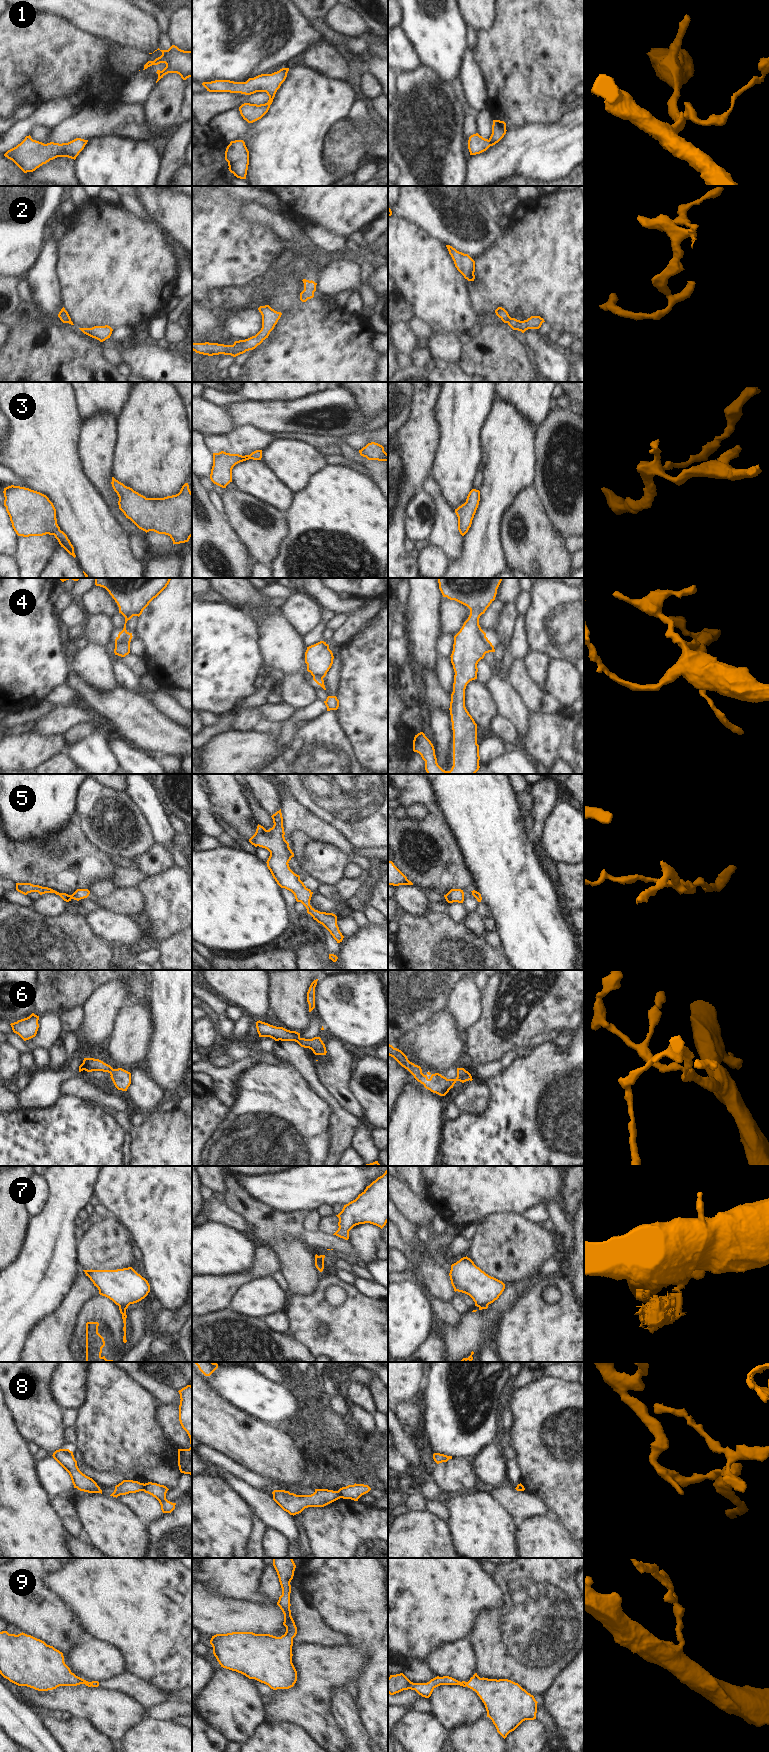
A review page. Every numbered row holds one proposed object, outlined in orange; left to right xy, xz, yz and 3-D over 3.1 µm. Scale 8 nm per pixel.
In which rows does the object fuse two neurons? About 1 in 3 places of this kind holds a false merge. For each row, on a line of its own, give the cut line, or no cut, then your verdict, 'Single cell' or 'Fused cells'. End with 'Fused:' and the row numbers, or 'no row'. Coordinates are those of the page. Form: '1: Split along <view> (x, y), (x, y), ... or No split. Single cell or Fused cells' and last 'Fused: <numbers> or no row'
1: No split. Single cell
2: No split. Single cell
3: No split. Single cell
4: No split. Single cell
5: No split. Single cell
6: No split. Single cell
7: Split along xy (119, 1305), (125, 1309). Fused cells
8: Split along xy (144, 1484), (142, 1490). Fused cells
9: No split. Single cell
Fused: 7, 8

